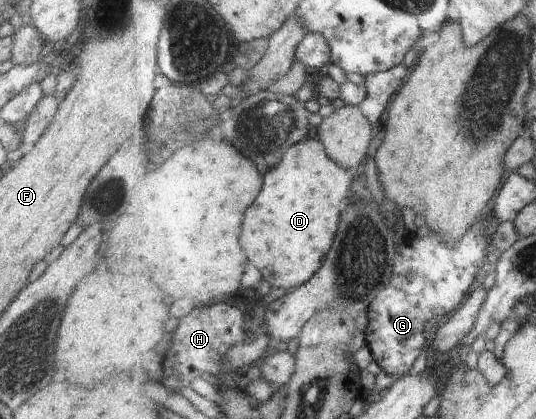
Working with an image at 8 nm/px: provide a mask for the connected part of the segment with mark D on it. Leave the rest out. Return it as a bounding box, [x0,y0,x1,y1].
[242,134,354,292]

